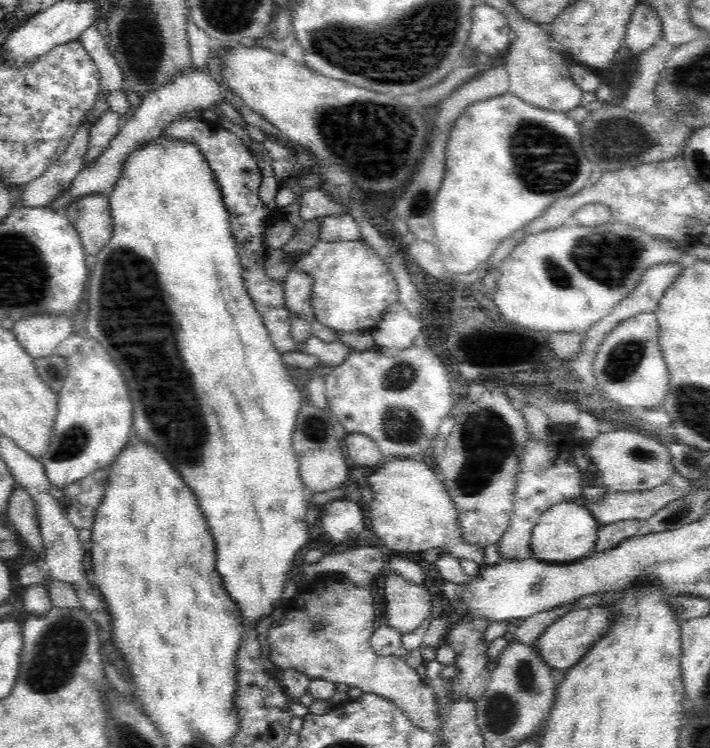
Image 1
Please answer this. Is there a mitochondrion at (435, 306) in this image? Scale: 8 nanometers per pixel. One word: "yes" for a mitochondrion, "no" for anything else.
no

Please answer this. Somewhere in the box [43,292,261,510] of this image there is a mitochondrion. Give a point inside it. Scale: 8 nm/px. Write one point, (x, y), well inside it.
(72, 442)

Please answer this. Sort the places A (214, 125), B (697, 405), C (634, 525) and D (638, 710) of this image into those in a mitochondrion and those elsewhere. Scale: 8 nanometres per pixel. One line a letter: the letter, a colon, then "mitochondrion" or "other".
A: other
B: mitochondrion
C: other
D: other

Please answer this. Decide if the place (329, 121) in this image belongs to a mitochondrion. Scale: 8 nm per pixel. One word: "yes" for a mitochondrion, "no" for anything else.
yes

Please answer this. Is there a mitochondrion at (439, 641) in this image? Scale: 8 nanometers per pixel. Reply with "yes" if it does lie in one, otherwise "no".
no

